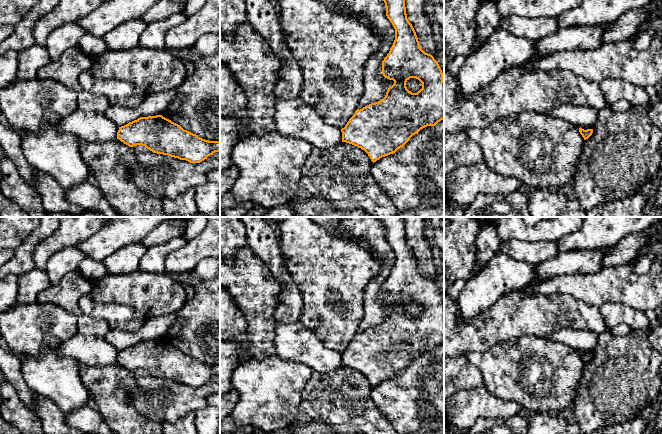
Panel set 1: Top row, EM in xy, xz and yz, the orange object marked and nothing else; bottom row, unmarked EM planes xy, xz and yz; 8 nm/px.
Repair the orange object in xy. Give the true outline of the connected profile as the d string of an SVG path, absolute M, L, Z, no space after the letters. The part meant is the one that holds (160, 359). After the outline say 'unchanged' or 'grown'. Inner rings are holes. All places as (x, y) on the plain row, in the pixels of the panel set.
M162 339L140 341L119 351L117 363L129 371L142 369L153 377L190 387L220 376L220 365L202 363Z; unchanged

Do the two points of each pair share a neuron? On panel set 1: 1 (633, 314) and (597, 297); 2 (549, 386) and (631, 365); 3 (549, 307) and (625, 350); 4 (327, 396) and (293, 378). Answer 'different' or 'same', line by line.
1: different
2: different
3: different
4: different

